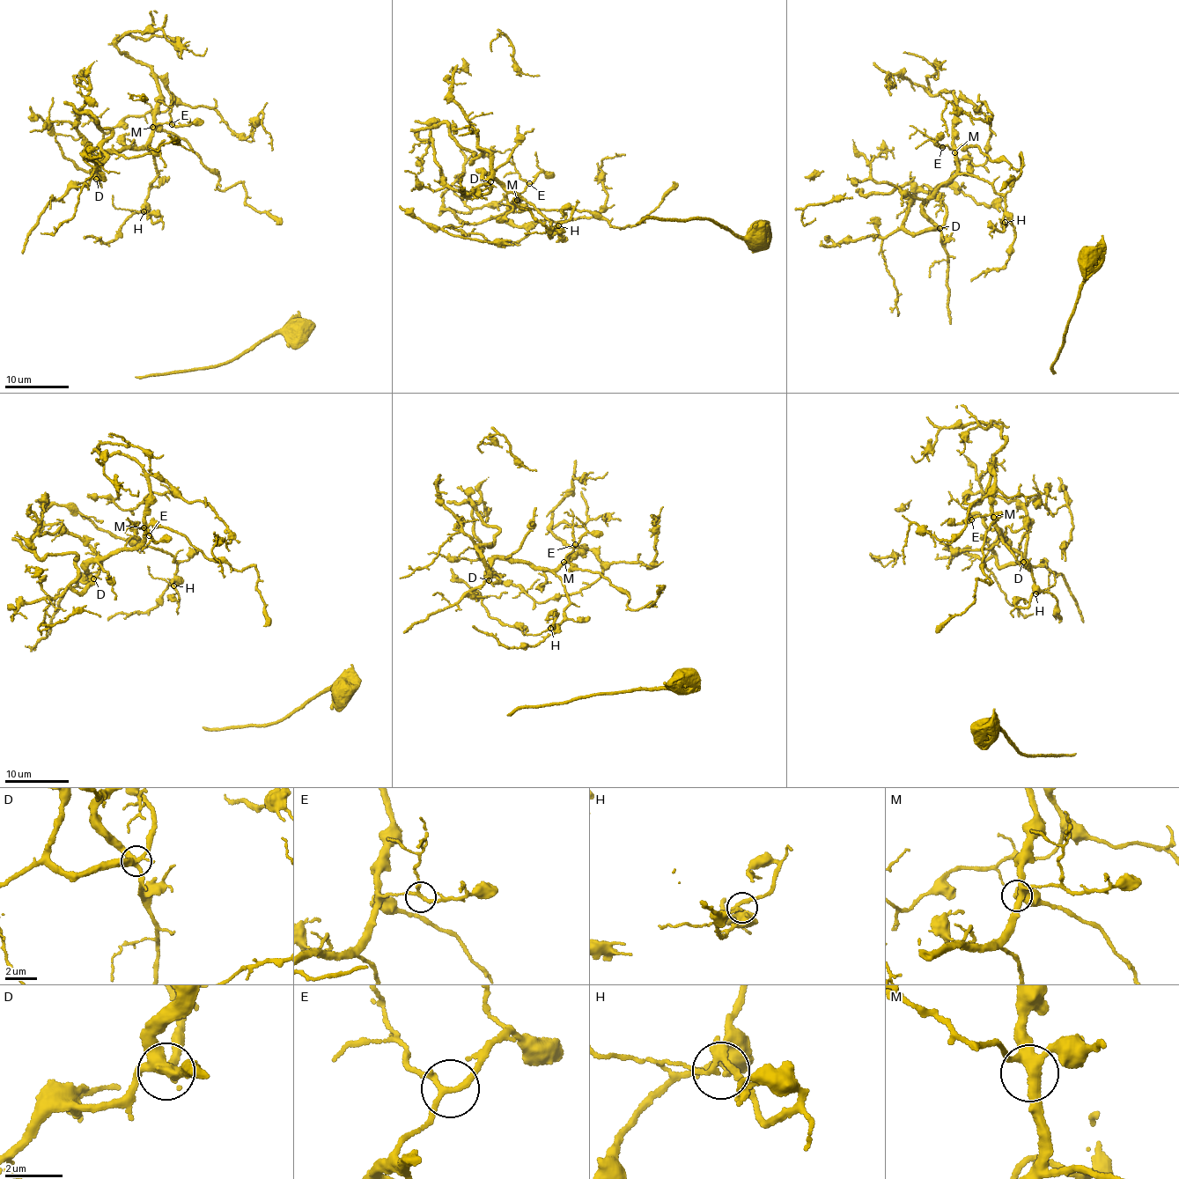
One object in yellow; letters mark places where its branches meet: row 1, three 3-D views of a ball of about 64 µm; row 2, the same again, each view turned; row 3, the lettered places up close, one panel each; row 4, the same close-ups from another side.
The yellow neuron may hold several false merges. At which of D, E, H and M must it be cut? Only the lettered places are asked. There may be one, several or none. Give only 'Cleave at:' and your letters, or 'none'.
Cleave at: none

